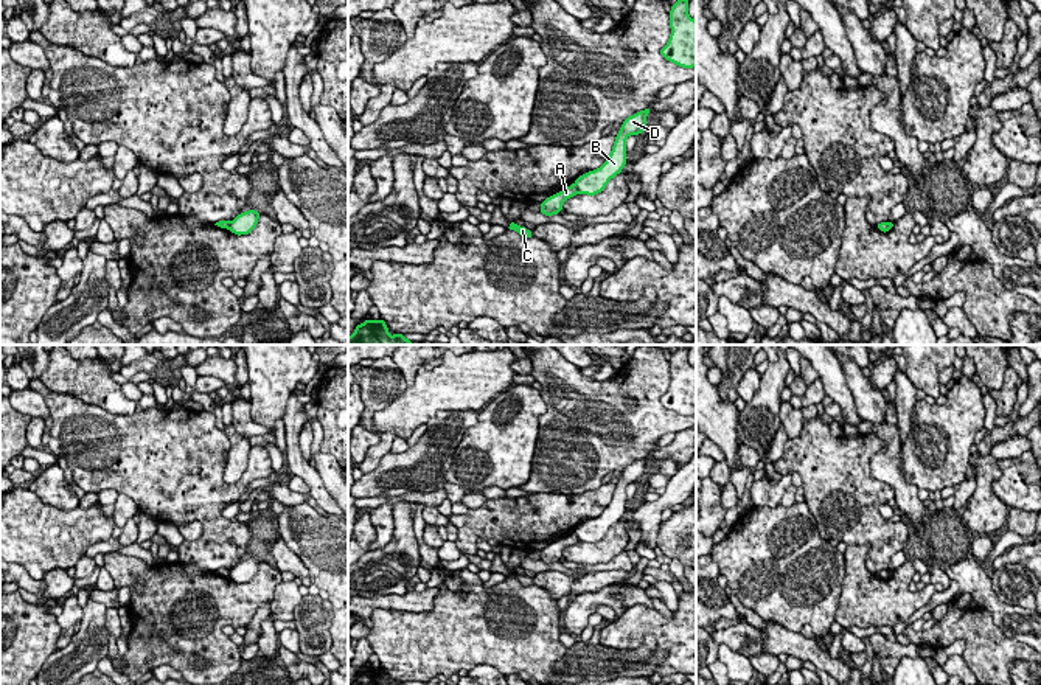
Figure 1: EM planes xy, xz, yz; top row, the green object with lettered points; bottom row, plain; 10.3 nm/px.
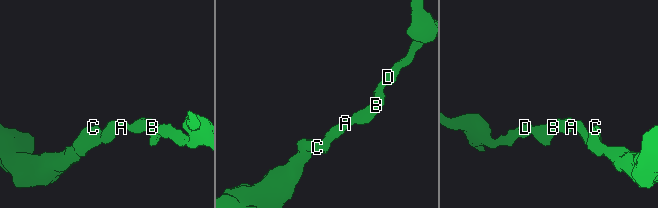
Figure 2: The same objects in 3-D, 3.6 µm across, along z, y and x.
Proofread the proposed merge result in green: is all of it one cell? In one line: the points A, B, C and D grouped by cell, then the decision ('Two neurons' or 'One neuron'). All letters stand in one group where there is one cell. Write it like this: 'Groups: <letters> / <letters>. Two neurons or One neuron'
Groups: A C / B D. Two neurons

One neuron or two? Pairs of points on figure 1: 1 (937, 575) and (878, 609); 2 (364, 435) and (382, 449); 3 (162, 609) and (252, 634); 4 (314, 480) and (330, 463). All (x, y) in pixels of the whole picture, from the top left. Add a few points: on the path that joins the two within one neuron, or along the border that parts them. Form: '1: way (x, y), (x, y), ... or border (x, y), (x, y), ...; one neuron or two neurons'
1: border (931, 583), (936, 591); two neurons
2: border (379, 434), (379, 440), (367, 451), (364, 458); two neurons
3: border (269, 603), (264, 603), (244, 628); two neurons
4: border (314, 468), (331, 496); two neurons

